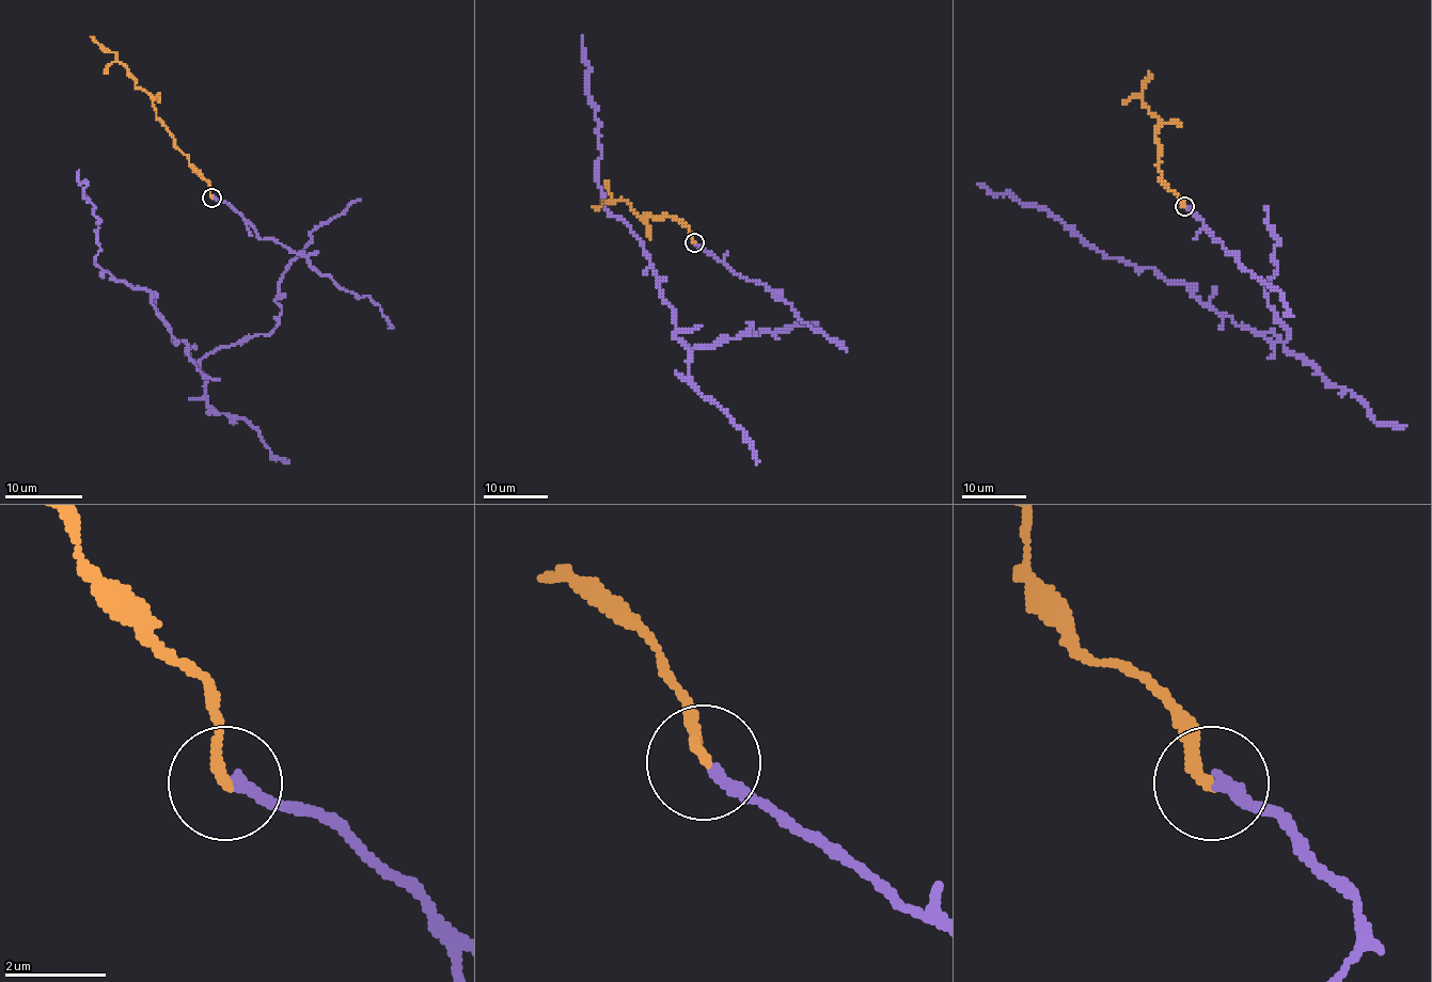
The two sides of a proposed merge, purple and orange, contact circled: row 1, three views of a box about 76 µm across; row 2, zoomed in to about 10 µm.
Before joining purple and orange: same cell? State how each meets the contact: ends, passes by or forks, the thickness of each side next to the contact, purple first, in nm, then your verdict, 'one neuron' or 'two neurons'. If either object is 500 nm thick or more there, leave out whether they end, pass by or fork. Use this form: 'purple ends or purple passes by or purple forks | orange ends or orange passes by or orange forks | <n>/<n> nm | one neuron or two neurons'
purple ends | orange ends | 240/200 nm | one neuron

